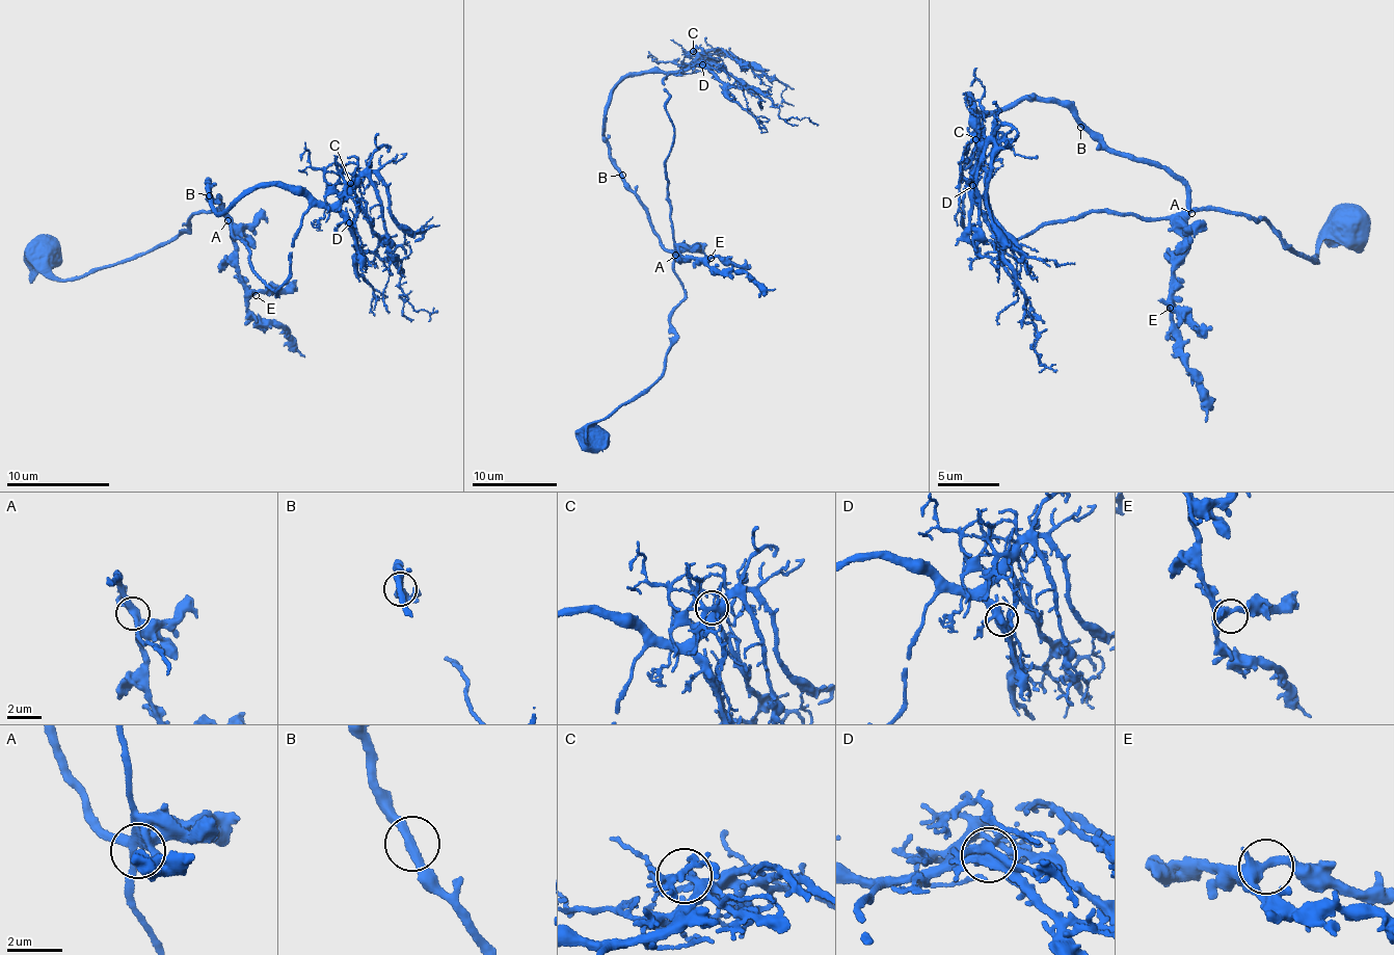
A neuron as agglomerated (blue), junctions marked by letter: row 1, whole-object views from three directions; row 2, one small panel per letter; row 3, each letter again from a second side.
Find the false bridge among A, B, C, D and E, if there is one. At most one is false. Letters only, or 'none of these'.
none of these

